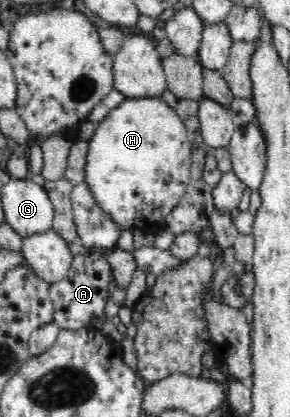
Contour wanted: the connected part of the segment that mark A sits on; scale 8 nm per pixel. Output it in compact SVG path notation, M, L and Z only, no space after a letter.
M92 250L91 254L73 256L68 275L50 284L50 297L55 309L53 321L61 330L77 330L89 326L94 316L99 316L108 301L108 284L111 275L111 265L107 256Z

